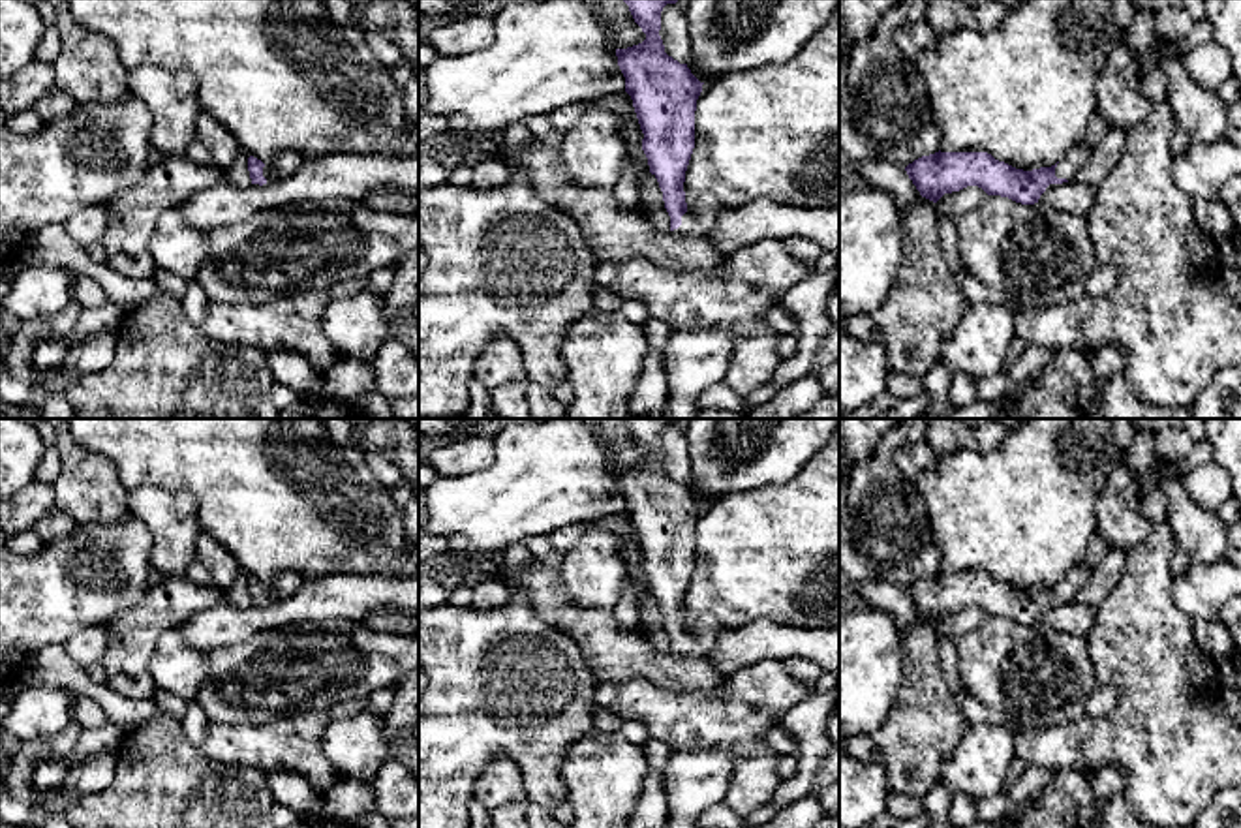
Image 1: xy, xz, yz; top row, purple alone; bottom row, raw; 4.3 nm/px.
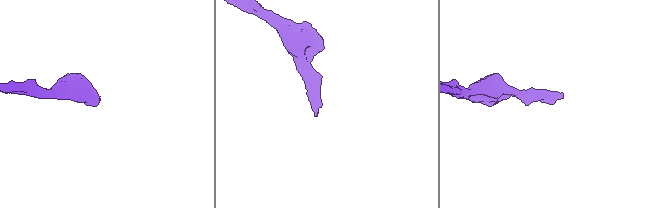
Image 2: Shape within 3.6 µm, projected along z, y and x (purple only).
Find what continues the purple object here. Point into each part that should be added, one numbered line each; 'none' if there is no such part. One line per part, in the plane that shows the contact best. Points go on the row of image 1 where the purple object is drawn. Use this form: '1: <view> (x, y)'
1: yz (1087, 166)

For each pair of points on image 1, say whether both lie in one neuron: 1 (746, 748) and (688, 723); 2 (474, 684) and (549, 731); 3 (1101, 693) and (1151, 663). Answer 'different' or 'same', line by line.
1: same
2: same
3: different

